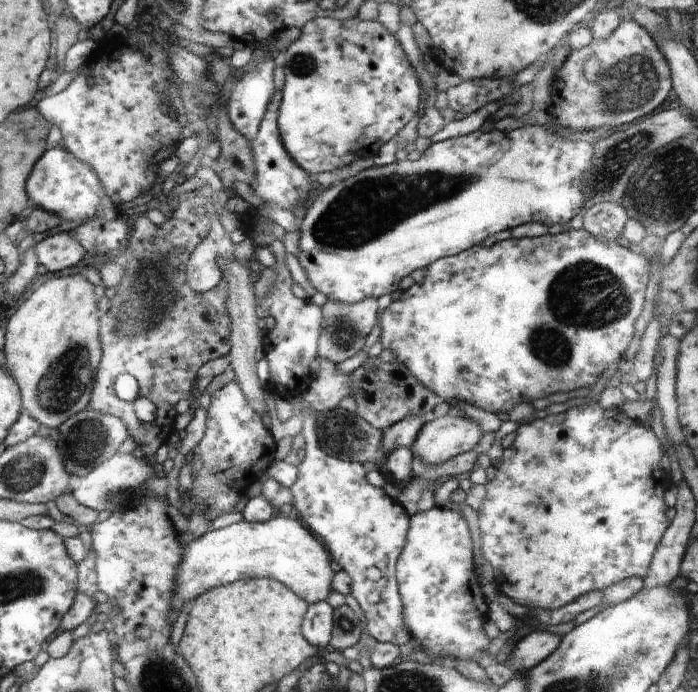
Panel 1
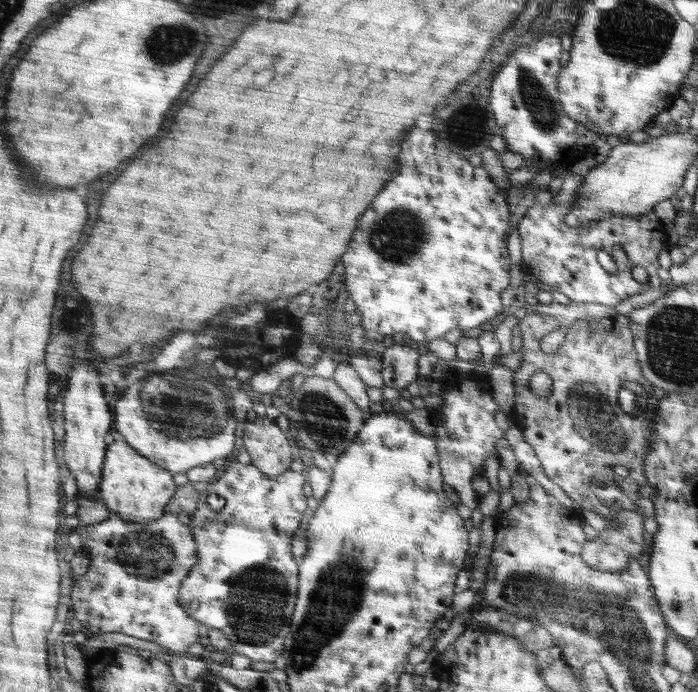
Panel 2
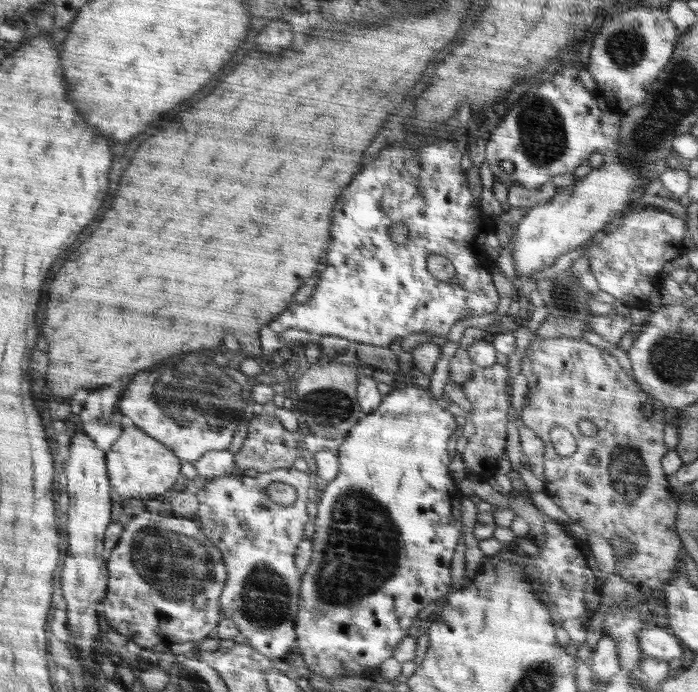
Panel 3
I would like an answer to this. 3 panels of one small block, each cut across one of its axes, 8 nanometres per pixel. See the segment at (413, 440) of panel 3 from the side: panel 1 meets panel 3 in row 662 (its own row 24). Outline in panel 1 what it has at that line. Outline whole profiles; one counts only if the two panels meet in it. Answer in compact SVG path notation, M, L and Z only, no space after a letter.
M360 16L348 18L348 20L339 20L331 17L317 17L302 26L302 34L298 40L292 42L285 52L281 55L281 63L286 74L286 82L281 93L281 102L278 112L278 131L282 138L282 144L286 152L300 168L312 176L320 173L334 171L349 166L353 161L374 157L379 149L388 143L400 129L405 127L418 112L420 108L420 95L423 93L418 78L416 78L413 66L408 62L406 56L395 36L390 33L380 20L364 20Z

